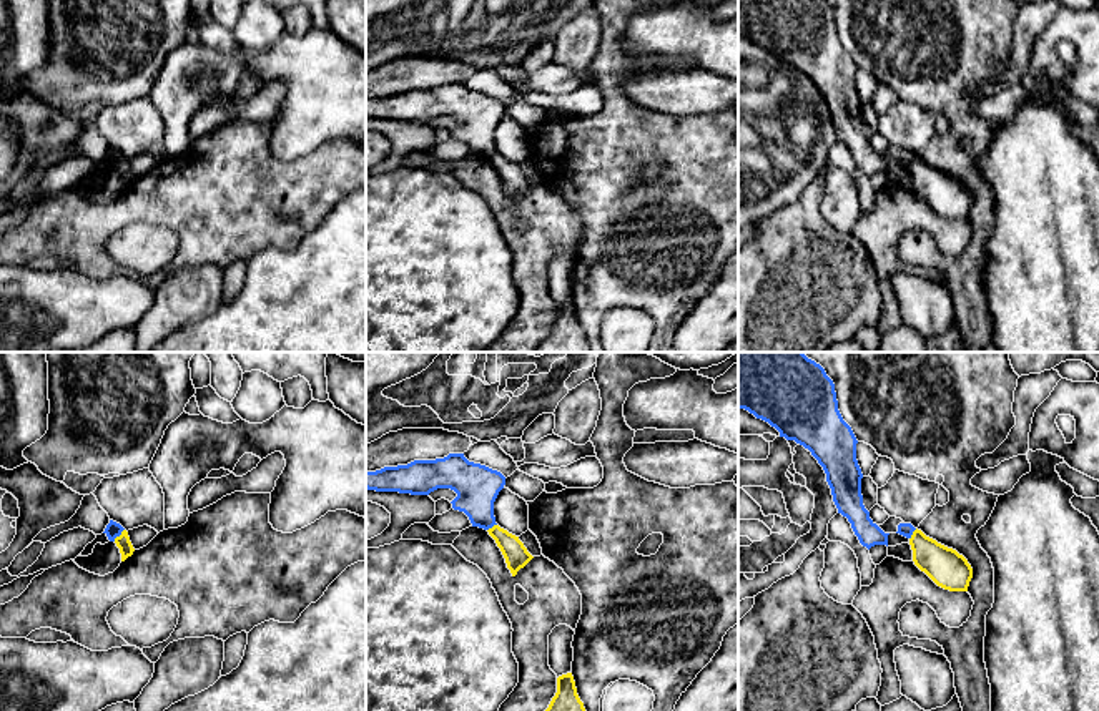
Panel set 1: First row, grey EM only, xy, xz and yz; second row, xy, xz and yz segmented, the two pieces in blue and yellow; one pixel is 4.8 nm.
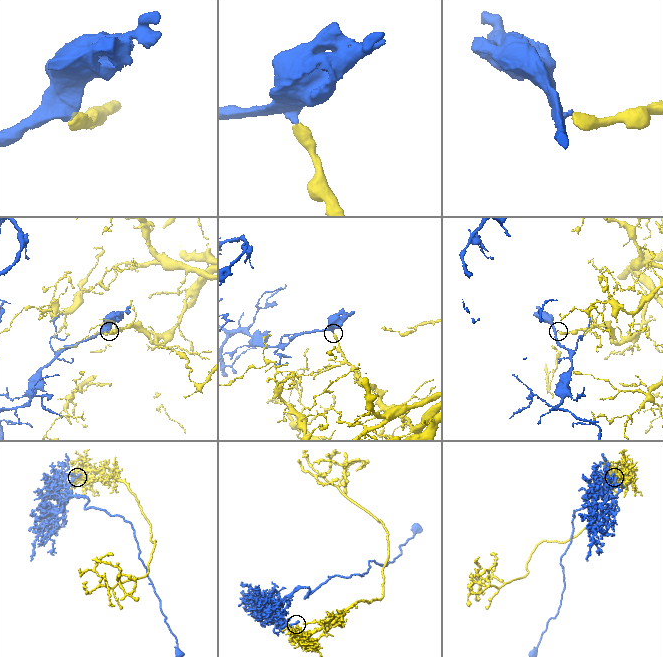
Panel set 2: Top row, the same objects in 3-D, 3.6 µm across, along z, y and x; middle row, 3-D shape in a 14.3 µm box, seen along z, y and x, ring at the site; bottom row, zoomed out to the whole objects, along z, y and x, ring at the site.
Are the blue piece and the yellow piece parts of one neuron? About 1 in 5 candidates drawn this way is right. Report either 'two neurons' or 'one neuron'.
two neurons

